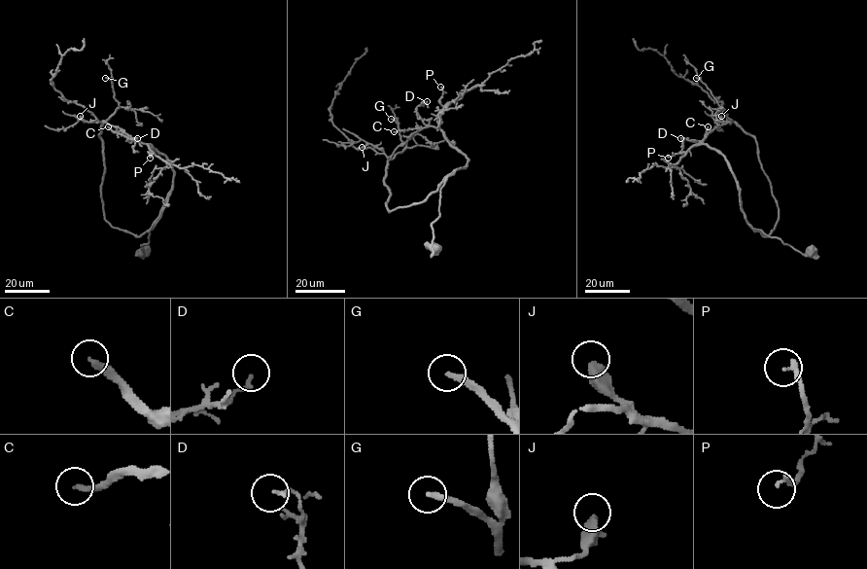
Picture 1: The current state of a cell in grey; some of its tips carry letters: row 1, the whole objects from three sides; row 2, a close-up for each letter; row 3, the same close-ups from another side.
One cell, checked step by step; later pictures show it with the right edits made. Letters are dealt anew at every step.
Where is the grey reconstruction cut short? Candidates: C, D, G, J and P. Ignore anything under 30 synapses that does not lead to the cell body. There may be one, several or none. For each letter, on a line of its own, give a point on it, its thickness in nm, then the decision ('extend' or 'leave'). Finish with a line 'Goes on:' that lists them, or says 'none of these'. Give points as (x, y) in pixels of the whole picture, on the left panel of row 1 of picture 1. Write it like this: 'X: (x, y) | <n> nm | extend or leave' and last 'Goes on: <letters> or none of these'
C: (108, 126) | 240 nm | extend
D: (137, 138) | 150 nm | leave
G: (105, 78) | 240 nm | extend
J: (80, 116) | 460 nm | leave
P: (150, 158) | 190 nm | leave
Goes on: C, G

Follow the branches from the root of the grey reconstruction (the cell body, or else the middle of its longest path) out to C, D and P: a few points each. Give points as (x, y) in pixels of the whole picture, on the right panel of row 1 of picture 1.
C: (812, 252), (805, 256), (746, 222), (728, 161), (703, 142), (708, 126)
D: (812, 252), (805, 256), (780, 239), (753, 229), (741, 207), (737, 183), (725, 157), (701, 141), (680, 138)
P: (812, 252), (805, 256), (746, 222), (741, 207), (735, 176), (723, 155), (701, 144), (668, 158)

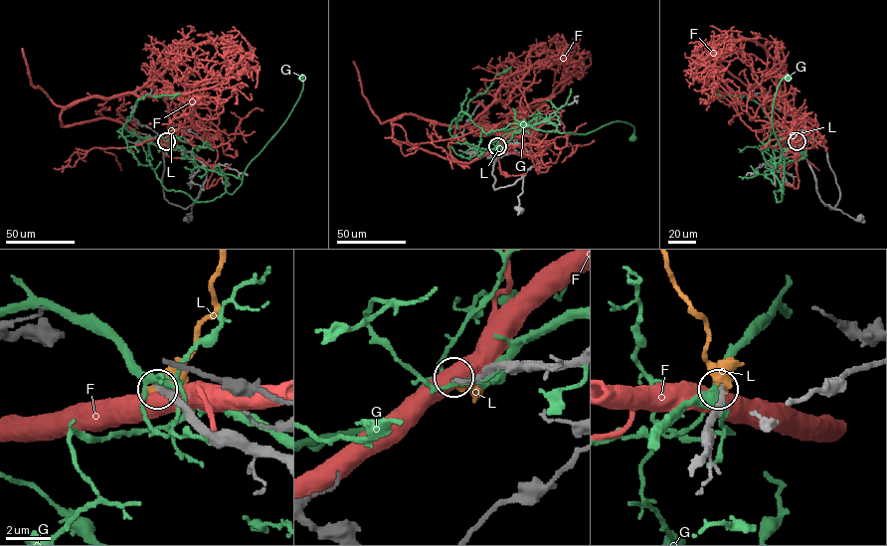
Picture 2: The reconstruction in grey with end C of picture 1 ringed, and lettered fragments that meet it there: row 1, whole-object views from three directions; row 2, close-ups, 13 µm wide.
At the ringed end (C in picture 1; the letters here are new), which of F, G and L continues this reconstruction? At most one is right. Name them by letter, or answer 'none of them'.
none of them

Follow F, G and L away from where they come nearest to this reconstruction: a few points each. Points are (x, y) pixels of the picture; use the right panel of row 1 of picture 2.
F: (797, 141), (768, 115), (782, 92), (789, 105), (775, 61), (758, 43), (738, 39), (706, 58), (701, 88)
G: (797, 141), (782, 154), (772, 172), (784, 194), (785, 157), (772, 116), (778, 87), (783, 79), (789, 78)
L: (797, 141), (792, 129)

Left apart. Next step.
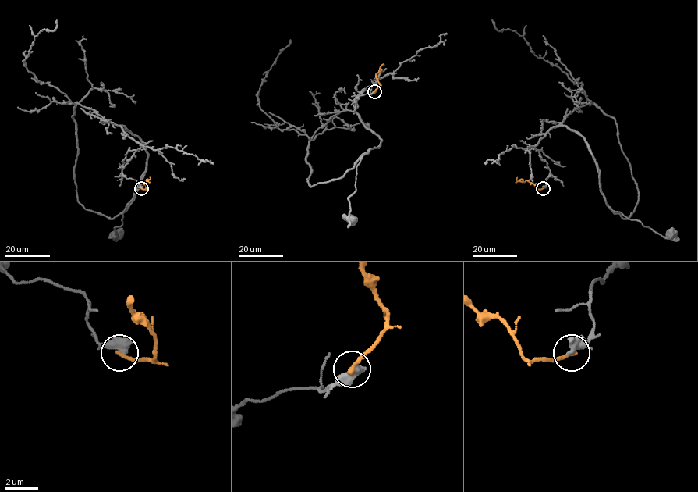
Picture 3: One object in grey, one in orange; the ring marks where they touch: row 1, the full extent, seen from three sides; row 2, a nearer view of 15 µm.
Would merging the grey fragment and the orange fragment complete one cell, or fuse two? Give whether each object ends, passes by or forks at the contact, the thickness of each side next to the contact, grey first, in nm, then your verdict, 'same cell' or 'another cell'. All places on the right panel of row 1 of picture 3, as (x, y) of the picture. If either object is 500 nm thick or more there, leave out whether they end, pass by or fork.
grey passes by | orange ends | 420/280 nm | another cell

